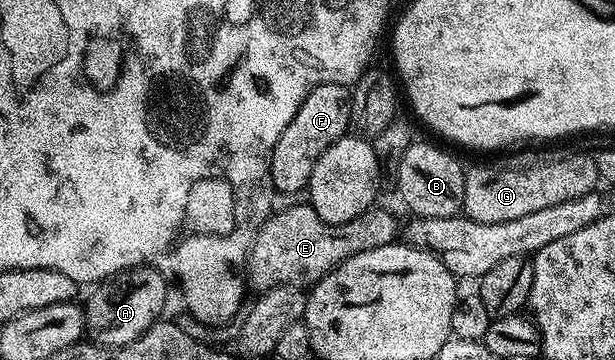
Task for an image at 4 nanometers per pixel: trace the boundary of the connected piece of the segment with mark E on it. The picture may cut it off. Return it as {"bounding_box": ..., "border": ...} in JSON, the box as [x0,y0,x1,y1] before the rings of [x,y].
{"bounding_box":[245,203,400,293],"border":[[[301,203],[300,205],[296,205],[295,207],[285,207],[282,211],[274,211],[271,214],[270,218],[264,221],[264,225],[261,229],[256,233],[256,237],[254,238],[254,243],[250,246],[250,256],[246,259],[246,269],[245,276],[248,280],[249,286],[251,288],[255,287],[255,292],[265,293],[267,291],[271,291],[273,287],[296,287],[299,289],[309,289],[314,286],[314,284],[318,283],[322,280],[327,273],[331,271],[336,265],[340,265],[347,259],[348,257],[352,257],[356,253],[368,253],[368,249],[380,249],[384,245],[388,245],[389,243],[395,242],[397,233],[400,231],[400,223],[398,227],[398,223],[393,219],[392,216],[389,215],[386,211],[381,211],[381,206],[375,205],[370,208],[370,210],[365,211],[364,213],[360,213],[360,217],[352,217],[352,221],[348,221],[347,223],[326,223],[321,217],[316,213],[316,209],[312,206],[307,205],[306,203]]]}

